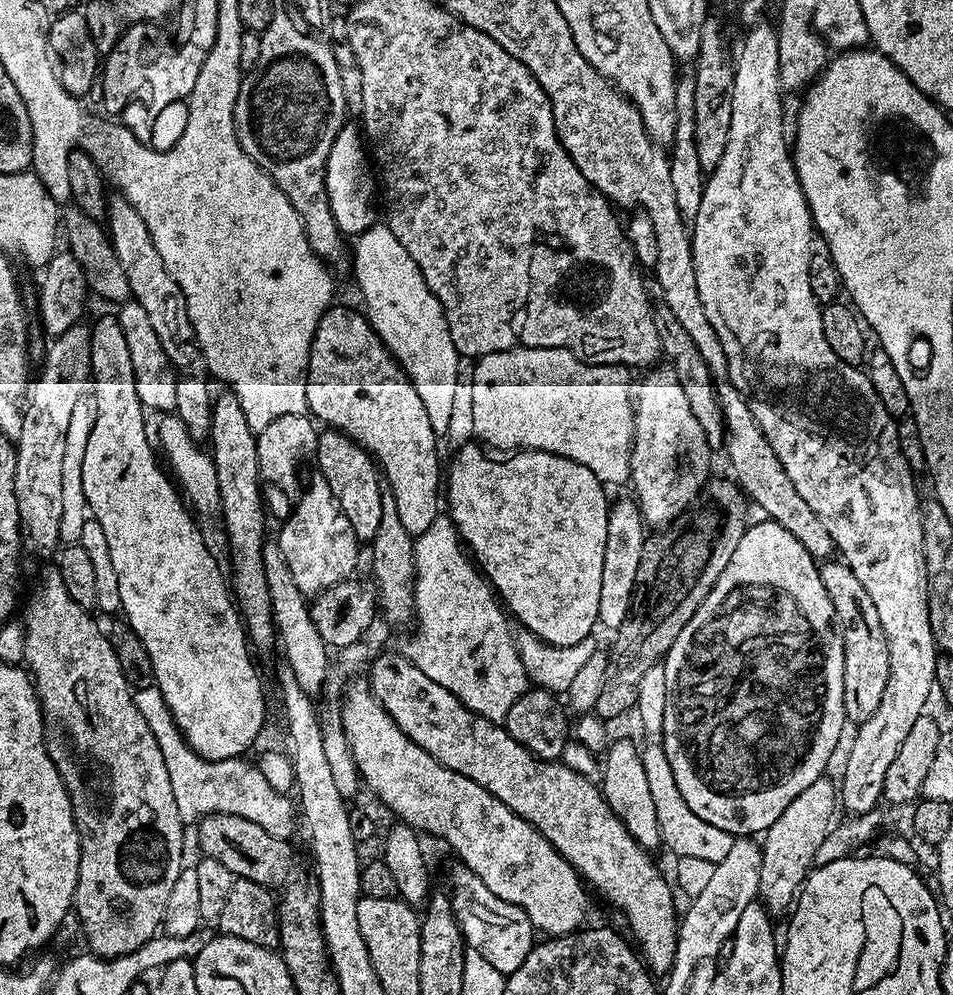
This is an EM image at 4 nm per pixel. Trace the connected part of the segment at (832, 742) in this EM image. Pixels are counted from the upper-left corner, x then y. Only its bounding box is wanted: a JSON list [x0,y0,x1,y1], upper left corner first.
[662,520,846,838]

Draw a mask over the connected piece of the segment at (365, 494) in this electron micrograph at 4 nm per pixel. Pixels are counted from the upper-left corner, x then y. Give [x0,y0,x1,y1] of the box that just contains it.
[315,430,382,542]

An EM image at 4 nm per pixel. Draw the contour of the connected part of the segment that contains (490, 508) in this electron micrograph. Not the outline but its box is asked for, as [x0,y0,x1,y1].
[446,443,610,646]

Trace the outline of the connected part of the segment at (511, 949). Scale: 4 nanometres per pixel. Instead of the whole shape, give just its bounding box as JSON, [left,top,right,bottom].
[448,863,534,977]

